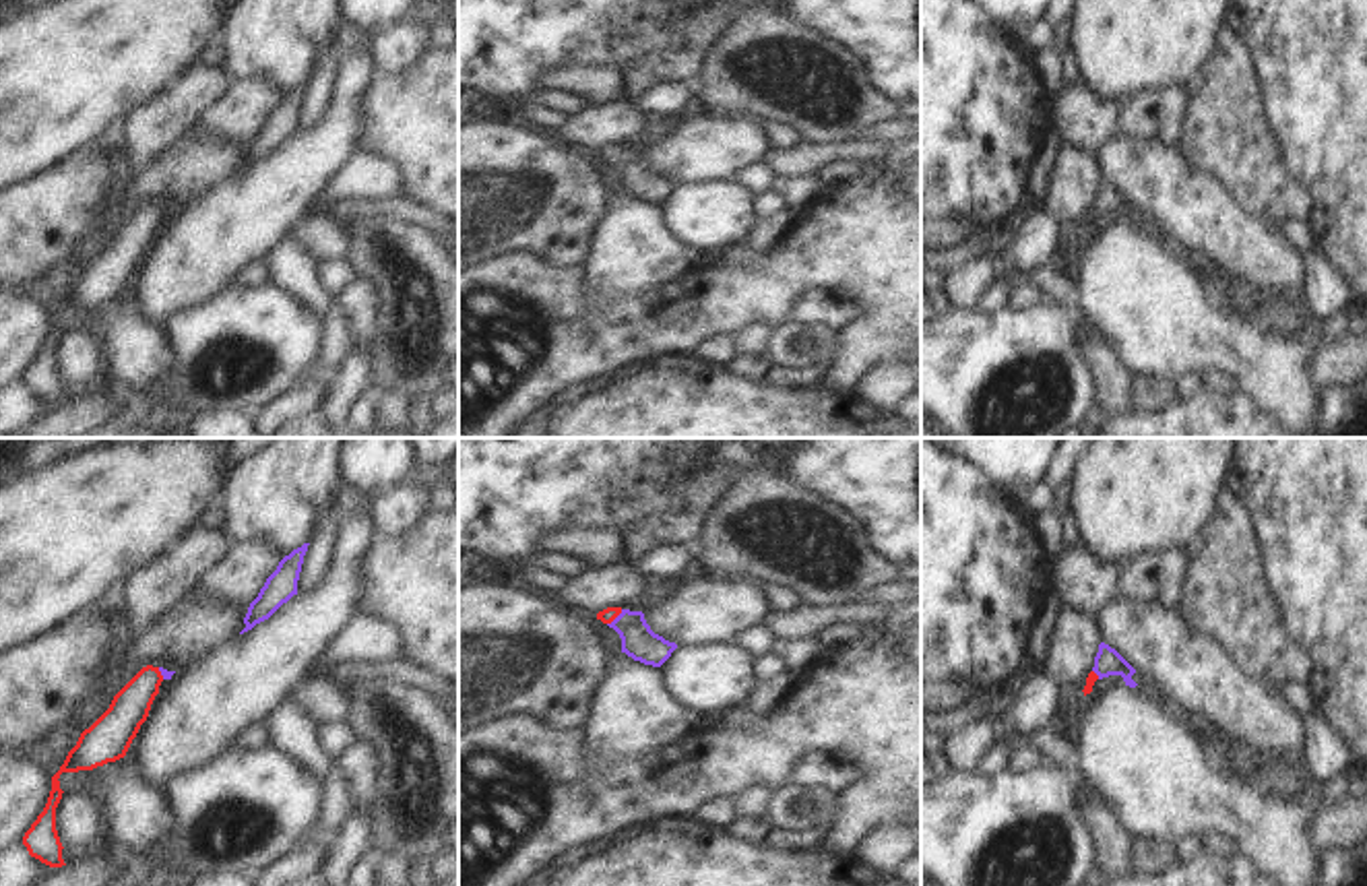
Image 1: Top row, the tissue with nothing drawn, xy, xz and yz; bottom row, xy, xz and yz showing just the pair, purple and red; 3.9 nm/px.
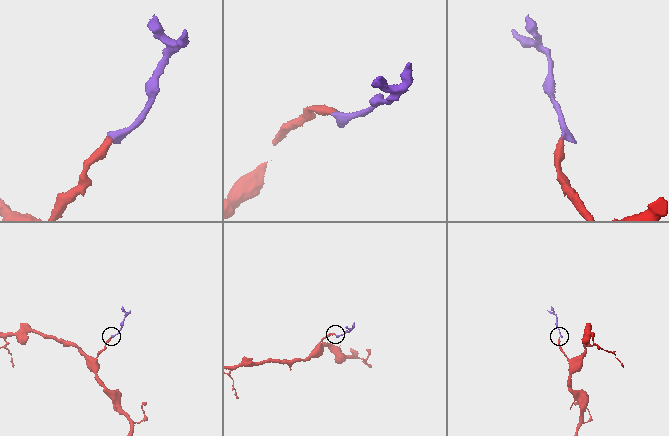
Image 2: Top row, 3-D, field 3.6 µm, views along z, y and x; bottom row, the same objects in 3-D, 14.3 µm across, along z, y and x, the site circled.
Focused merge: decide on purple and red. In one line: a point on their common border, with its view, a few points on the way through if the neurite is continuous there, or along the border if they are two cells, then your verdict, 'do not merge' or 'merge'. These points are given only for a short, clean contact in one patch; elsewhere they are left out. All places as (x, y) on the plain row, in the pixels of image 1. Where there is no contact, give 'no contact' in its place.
contact xz (616, 155); way xz (639, 178), (616, 155), (610, 151); merge

